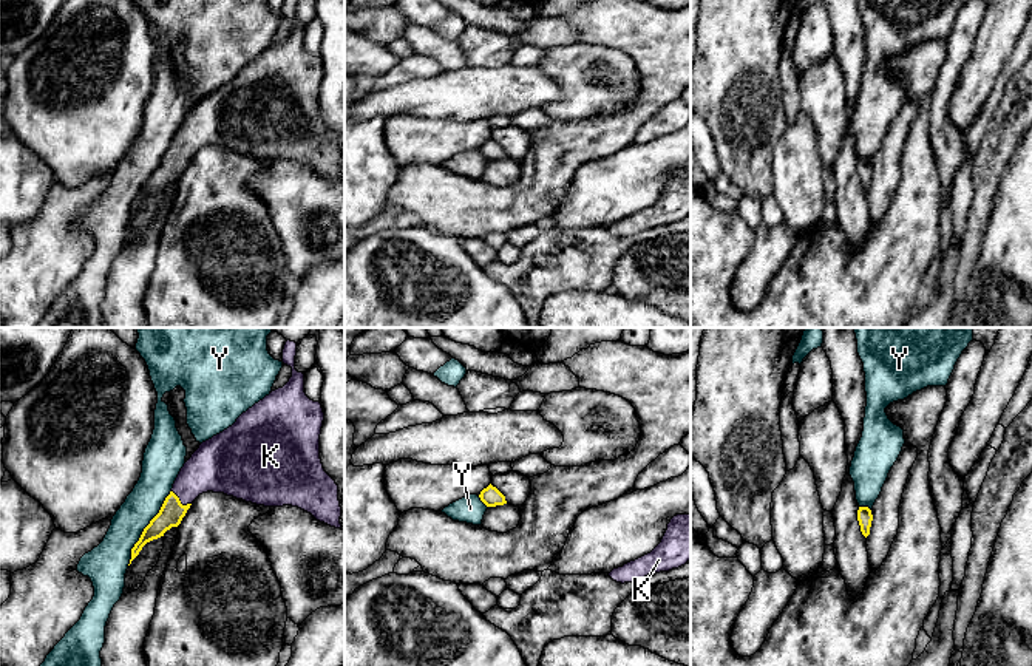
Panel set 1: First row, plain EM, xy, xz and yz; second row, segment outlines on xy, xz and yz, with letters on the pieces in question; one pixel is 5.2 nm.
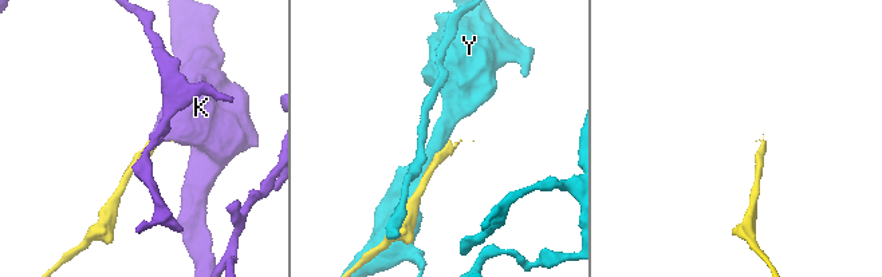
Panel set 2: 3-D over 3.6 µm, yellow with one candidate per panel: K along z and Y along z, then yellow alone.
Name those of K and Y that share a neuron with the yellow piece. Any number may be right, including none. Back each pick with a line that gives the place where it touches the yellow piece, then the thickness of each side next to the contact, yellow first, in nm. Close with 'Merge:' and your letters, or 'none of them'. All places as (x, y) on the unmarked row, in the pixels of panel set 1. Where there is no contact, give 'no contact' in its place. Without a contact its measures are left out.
K: contact xy (179, 155); calibres 130 and 260 nm
Merge: K

